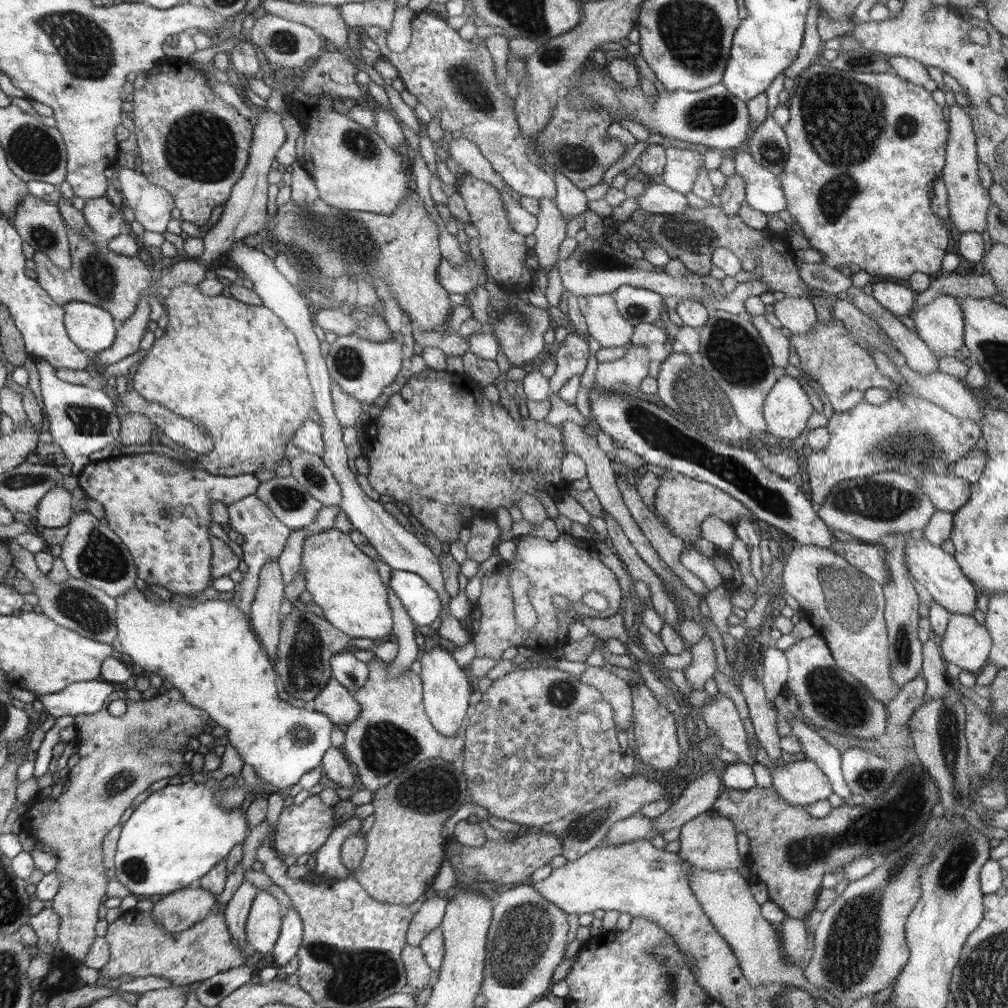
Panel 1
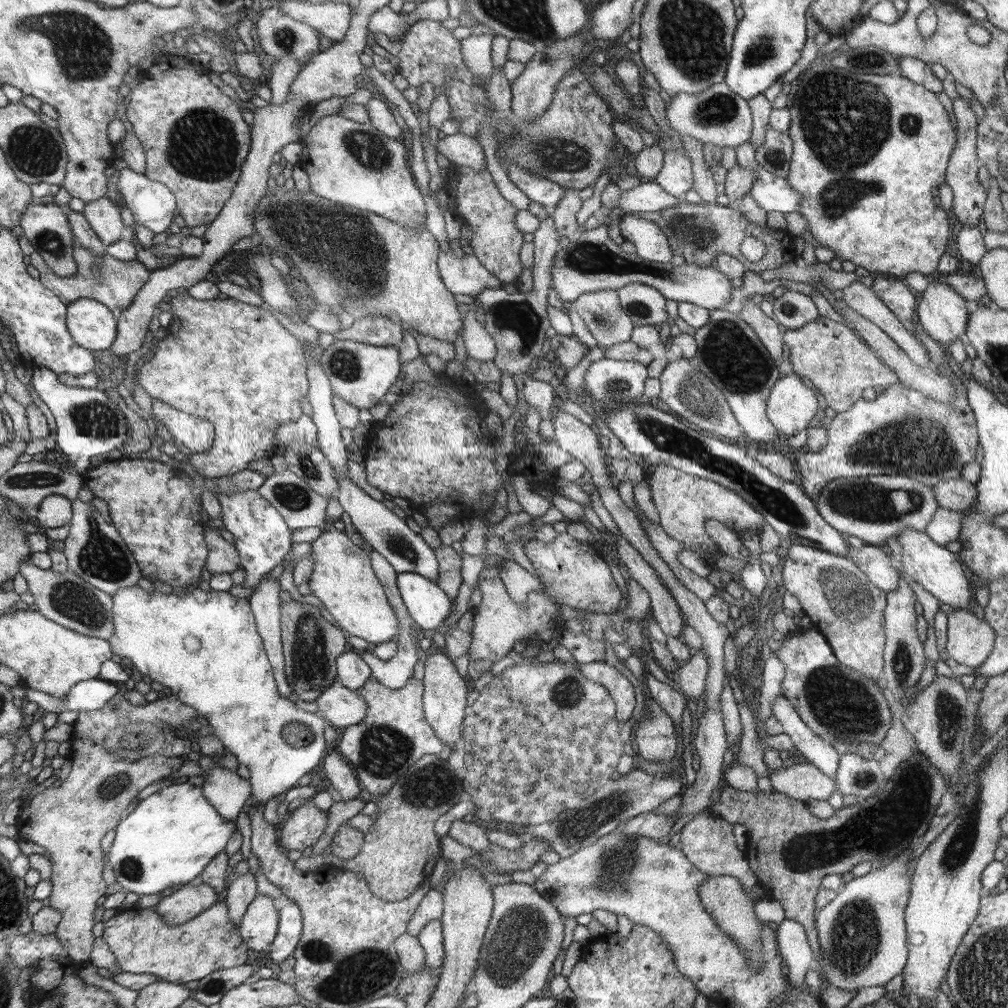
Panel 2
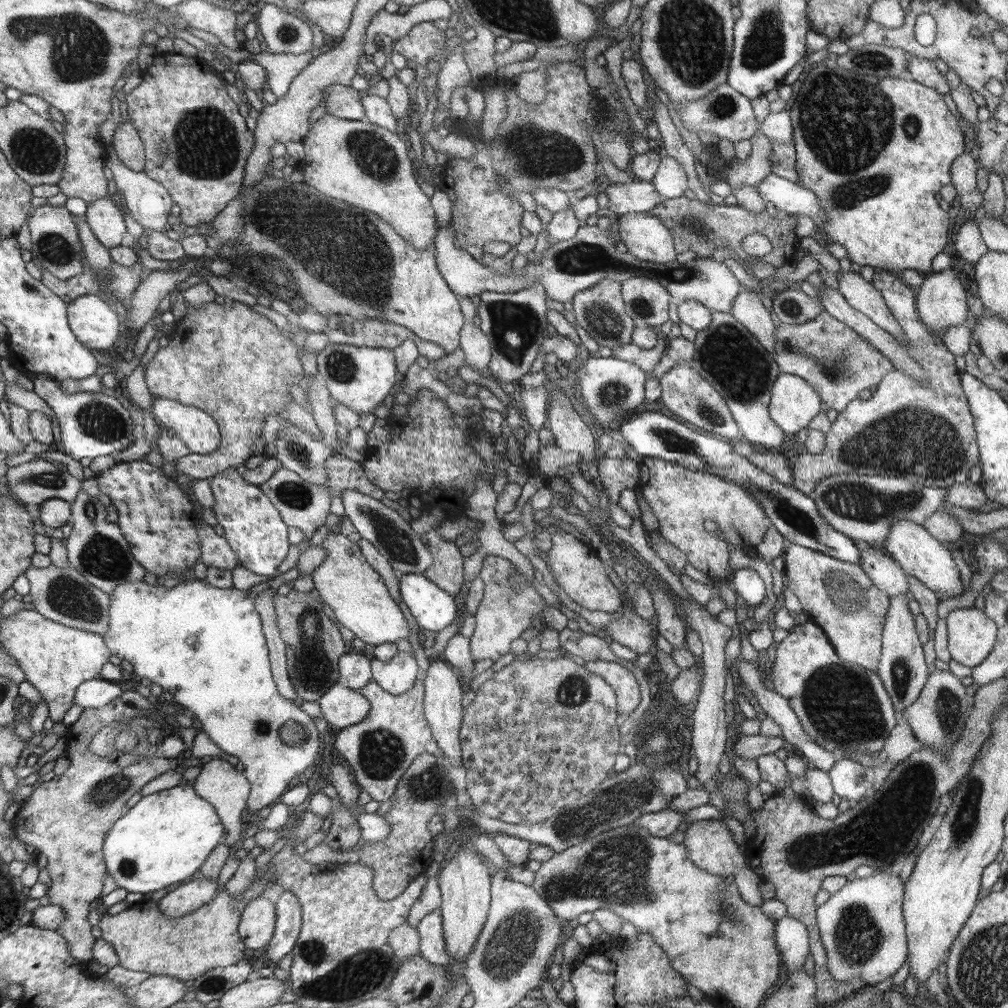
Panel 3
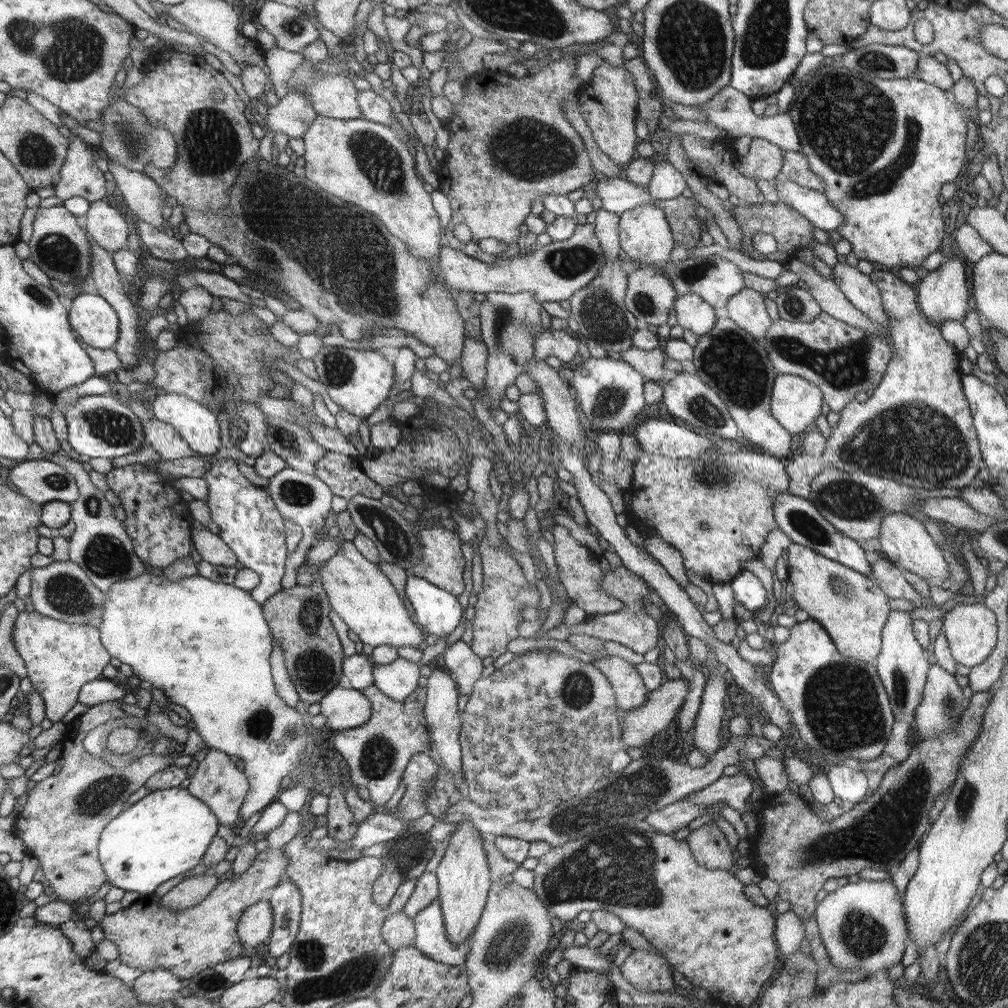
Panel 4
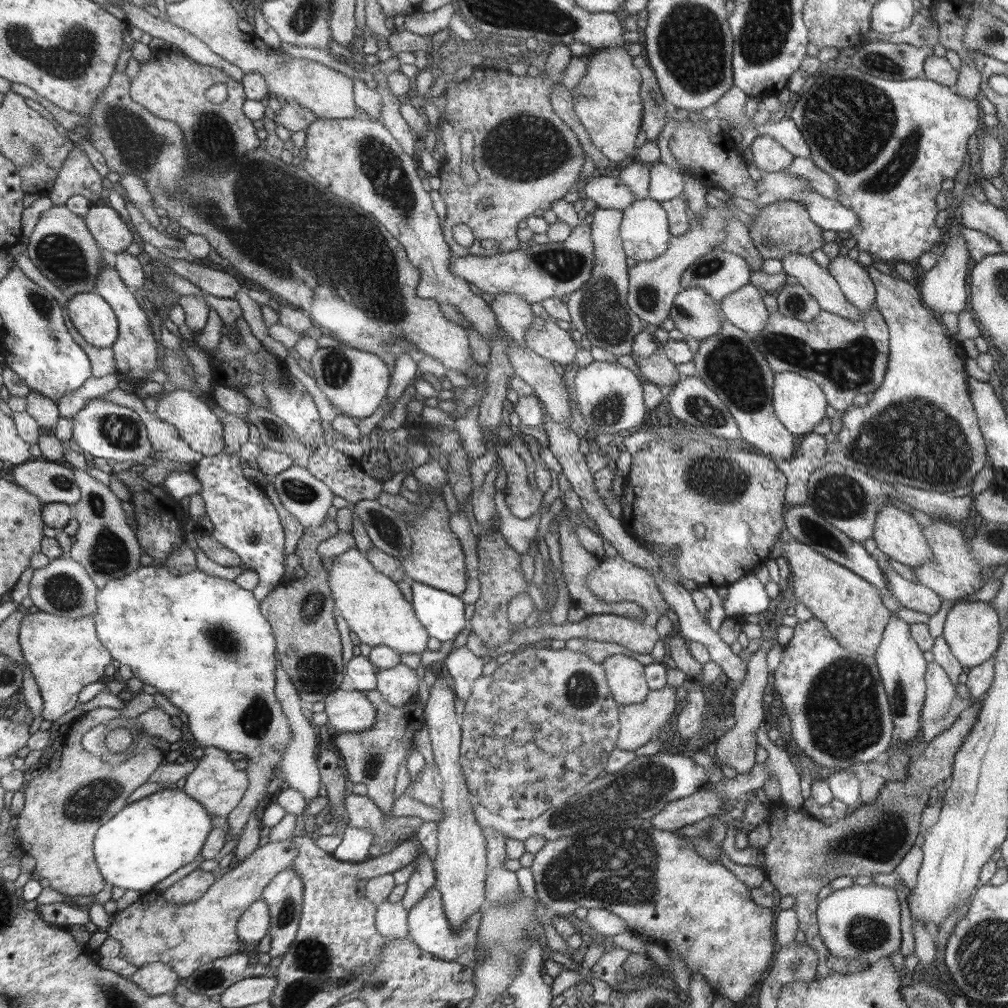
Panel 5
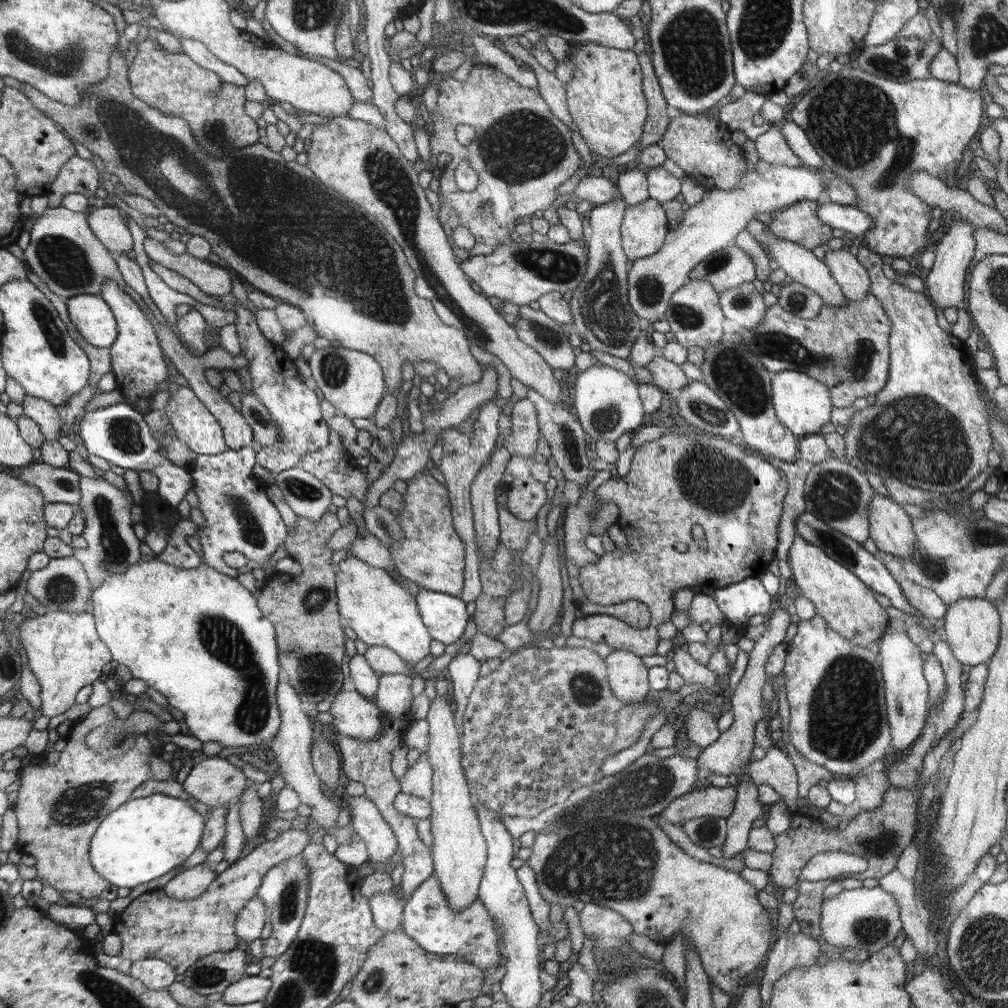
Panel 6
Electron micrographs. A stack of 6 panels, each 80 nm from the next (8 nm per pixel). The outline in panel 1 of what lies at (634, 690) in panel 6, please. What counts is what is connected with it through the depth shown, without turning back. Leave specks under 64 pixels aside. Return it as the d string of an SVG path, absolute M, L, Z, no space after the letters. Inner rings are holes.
M586 666L579 675L582 683L597 688L604 696L605 703L613 706L615 723L622 731L626 731L631 724L631 690L629 686L619 680L619 677L609 673L608 669L599 666Z

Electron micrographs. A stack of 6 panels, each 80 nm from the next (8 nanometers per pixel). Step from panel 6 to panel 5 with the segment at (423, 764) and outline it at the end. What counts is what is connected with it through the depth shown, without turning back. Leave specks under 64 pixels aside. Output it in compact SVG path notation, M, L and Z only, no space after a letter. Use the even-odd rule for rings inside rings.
M426 766L404 791L405 796L437 808L442 799L442 778L434 767Z

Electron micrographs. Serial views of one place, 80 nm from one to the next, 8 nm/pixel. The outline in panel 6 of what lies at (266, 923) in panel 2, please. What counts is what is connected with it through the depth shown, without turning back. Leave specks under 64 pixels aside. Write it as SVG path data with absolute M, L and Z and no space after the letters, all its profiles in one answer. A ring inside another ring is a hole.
M255 896L240 910L240 914L236 917L236 936L247 940L247 942L257 940L266 918L267 908L265 908L264 902Z

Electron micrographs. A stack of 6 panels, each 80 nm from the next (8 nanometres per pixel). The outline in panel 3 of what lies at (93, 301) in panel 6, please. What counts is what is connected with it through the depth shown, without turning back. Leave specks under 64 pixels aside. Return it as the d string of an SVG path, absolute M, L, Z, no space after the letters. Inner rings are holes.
M95 294L81 296L68 308L70 325L86 347L116 350L123 334L120 315L105 299Z

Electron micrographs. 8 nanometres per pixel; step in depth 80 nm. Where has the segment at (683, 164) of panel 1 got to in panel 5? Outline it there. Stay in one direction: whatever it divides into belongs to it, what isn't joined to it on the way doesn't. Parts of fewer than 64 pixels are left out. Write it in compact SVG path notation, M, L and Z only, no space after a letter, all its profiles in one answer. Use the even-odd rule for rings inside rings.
M660 162L649 169L648 197L658 203L671 200L683 190L683 180L679 171L671 170Z

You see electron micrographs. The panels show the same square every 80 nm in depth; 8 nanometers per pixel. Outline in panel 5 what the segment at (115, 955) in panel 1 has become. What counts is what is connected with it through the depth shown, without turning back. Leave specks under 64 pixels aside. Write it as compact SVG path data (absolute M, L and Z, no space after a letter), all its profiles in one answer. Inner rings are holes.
M293 837L257 848L241 863L232 864L218 874L217 882L197 902L173 904L155 890L140 895L126 909L111 914L108 933L122 944L121 958L132 969L163 962L172 966L180 978L188 979L205 964L239 952L236 922L256 900L277 873L290 868L298 854Z

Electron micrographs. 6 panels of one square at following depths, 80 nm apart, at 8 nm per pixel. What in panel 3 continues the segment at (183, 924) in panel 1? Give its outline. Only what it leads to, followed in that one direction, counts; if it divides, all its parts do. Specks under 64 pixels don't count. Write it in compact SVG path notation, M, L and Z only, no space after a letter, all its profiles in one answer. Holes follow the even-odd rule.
M200 877L198 881L189 881L181 888L158 901L161 912L169 918L181 918L193 914L208 905L221 889L214 880Z

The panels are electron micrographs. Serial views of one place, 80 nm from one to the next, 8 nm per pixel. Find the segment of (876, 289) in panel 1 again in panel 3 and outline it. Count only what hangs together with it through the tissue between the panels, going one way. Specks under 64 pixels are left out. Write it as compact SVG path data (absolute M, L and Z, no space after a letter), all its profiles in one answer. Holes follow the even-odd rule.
M875 270L870 282L880 291L908 338L908 344L903 346L907 356L922 368L926 378L916 380L893 368L871 391L869 399L854 398L837 413L836 420L824 434L824 447L819 454L807 452L801 442L793 462L793 486L804 495L808 495L821 478L839 473L878 474L906 478L929 488L945 488L967 481L969 470L978 464L975 419L955 367L955 358L945 348L941 335L927 332L917 320L915 296L907 285L903 286L890 273L880 270Z

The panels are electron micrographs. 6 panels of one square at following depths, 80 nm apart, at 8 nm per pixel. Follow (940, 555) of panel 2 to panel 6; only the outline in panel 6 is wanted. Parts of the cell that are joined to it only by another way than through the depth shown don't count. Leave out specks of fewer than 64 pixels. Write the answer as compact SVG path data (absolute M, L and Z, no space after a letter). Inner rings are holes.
M874 493L868 506L868 537L877 549L897 559L914 552L916 534L911 519L891 498Z

